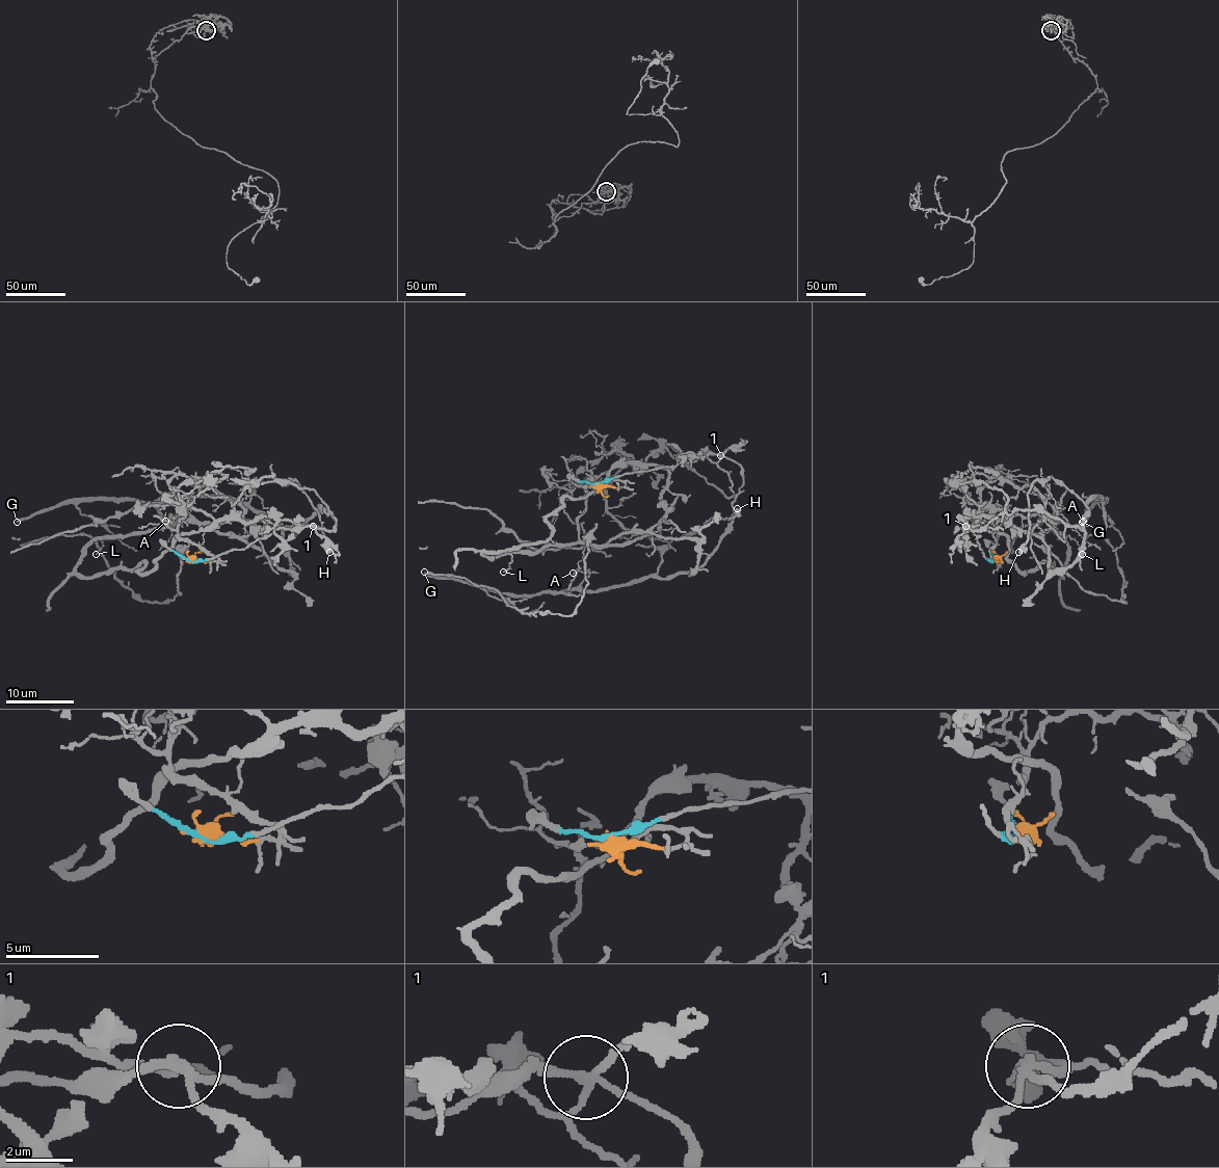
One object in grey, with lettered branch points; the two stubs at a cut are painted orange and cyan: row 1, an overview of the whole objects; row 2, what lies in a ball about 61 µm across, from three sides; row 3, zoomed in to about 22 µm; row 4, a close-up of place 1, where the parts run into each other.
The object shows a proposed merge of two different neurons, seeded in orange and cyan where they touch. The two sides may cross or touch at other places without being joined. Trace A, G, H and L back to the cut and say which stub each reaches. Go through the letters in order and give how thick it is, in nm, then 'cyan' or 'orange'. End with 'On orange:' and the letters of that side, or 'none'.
A: 100 nm | orange
G: 300 nm | cyan
H: 440 nm | cyan
L: 110 nm | orange
On orange: A, L

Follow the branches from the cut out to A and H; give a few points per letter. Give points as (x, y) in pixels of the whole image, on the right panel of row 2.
A: (994, 559), (998, 561), (990, 555), (1004, 519), (1022, 515), (1052, 518), (1060, 513), (1074, 531), (1083, 521)
H: (994, 559), (965, 526), (984, 529), (1014, 510), (1079, 526), (1088, 507), (1038, 478), (1017, 553)

